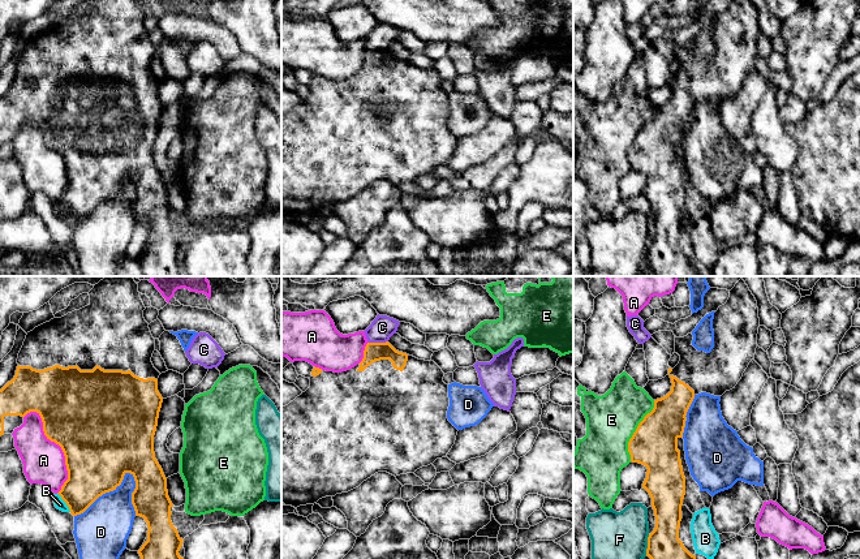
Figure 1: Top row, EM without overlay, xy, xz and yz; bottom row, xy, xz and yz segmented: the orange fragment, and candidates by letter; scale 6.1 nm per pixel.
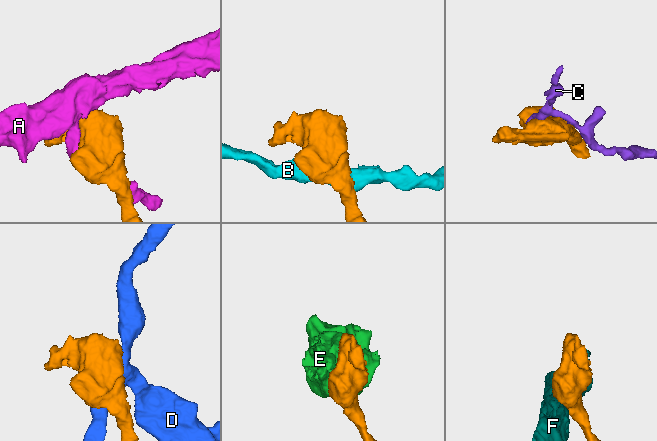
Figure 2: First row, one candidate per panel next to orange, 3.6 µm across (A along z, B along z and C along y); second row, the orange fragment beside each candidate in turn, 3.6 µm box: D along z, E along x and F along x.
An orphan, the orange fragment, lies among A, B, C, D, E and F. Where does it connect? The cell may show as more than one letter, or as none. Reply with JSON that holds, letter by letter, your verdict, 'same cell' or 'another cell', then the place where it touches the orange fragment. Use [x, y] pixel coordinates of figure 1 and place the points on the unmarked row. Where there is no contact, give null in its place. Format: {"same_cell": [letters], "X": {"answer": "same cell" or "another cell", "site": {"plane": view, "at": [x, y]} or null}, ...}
{"same_cell": [], "A": {"answer": "another cell", "site": {"plane": "xy", "at": [61, 157]}}, "B": {"answer": "another cell", "site": {"plane": "xy", "at": [64, 209]}}, "C": {"answer": "another cell", "site": {"plane": "xz", "at": [378, 51]}}, "D": {"answer": "another cell", "site": {"plane": "xy", "at": [106, 200]}}, "E": {"answer": "another cell", "site": {"plane": "yz", "at": [636, 138]}}, "F": {"answer": "another cell", "site": {"plane": "yz", "at": [648, 253]}}}

